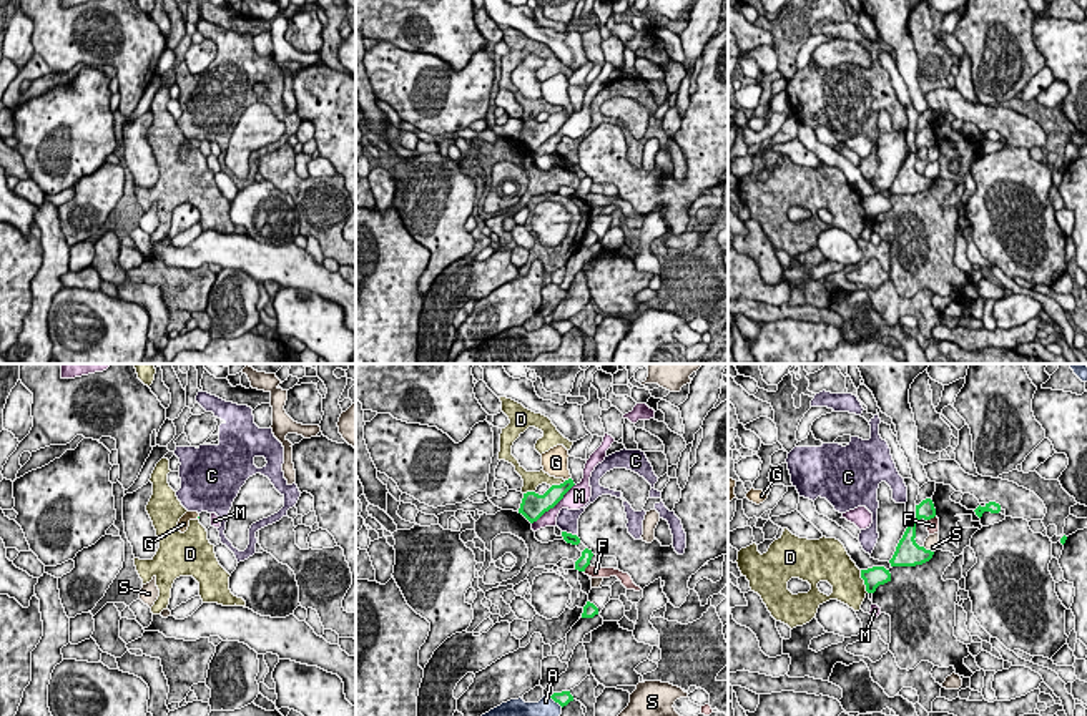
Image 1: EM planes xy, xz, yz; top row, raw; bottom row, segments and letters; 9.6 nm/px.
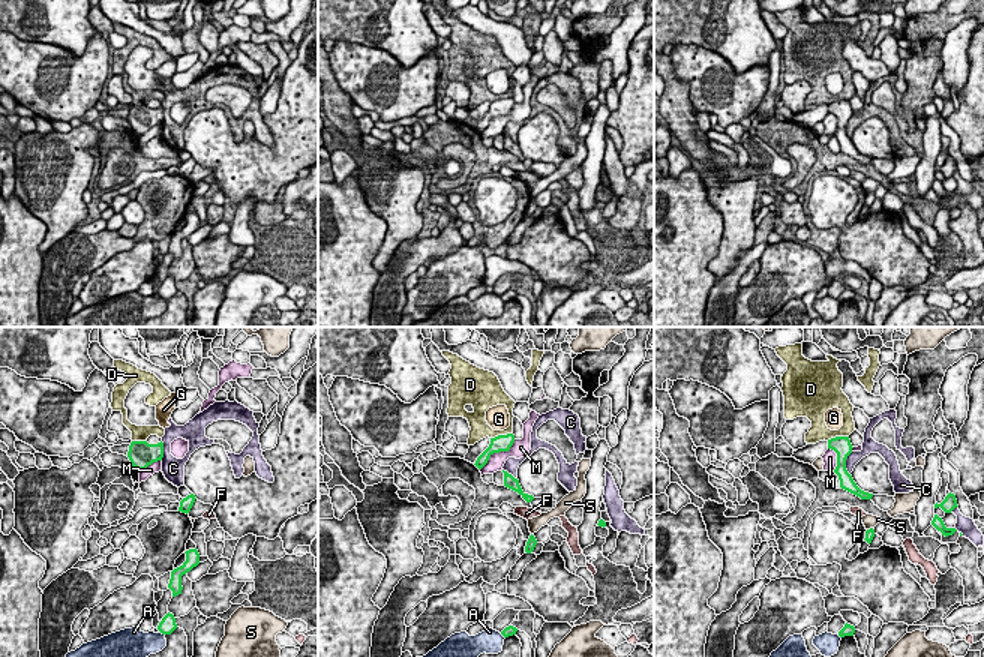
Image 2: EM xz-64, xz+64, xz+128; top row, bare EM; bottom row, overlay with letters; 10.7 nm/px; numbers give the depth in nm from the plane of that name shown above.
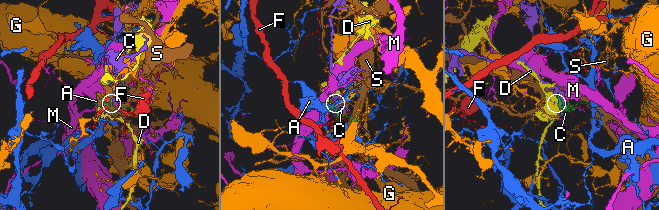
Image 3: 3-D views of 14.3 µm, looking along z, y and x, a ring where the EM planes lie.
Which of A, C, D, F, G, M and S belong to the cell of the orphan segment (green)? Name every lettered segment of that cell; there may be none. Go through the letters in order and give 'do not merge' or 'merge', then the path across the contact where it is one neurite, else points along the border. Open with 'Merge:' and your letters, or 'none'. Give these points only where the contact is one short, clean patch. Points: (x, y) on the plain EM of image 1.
Merge: G
A: do not merge; border xz (549, 324), (562, 334)
C: do not merge
D: do not merge
F: do not merge; border xz (589, 191), (584, 200)
G: merge; way xz (555, 120), (569, 107), (555, 90)
M: do not merge
S: do not merge

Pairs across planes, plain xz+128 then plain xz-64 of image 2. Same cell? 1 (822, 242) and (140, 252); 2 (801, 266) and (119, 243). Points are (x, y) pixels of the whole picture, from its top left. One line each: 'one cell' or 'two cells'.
1: two cells
2: two cells

